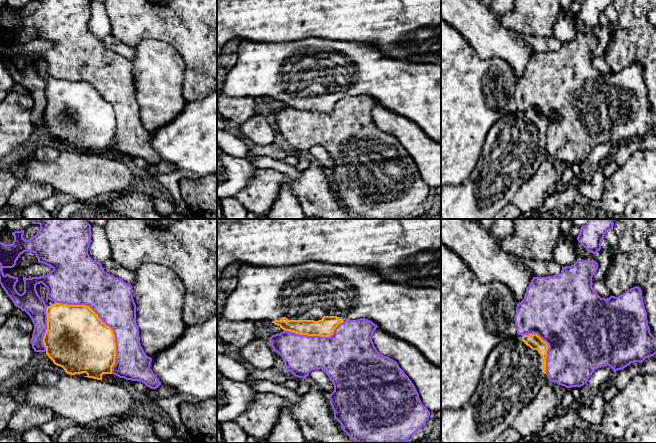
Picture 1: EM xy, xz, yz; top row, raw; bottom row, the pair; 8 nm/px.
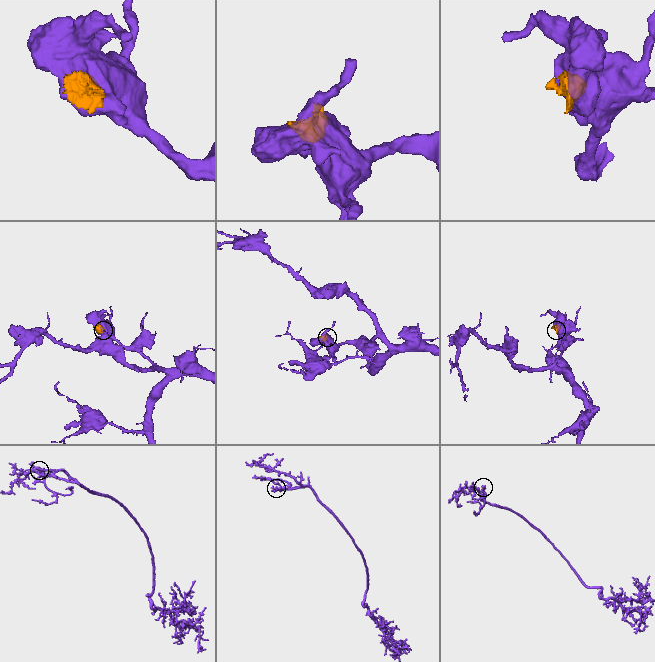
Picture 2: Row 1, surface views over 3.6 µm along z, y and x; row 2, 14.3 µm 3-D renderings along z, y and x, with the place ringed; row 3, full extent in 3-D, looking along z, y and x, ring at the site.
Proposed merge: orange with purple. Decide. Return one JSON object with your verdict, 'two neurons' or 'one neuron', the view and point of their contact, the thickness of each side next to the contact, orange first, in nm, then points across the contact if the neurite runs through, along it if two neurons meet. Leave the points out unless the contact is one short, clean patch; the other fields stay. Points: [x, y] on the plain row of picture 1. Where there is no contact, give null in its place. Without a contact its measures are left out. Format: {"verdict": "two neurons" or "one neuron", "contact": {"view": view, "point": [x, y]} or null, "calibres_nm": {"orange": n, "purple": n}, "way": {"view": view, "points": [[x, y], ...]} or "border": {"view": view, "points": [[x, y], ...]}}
{"verdict": "two neurons", "contact": {"view": "xy", "point": [104, 99]}, "calibres_nm": {"orange": 480, "purple": 340}}

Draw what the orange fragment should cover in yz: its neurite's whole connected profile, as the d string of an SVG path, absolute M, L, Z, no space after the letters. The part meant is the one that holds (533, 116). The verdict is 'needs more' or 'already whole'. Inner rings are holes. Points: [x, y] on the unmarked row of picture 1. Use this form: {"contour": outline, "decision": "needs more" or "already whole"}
{"contour": "M537 110L504 114L489 130L477 165L470 176L458 185L441 188L441 219L494 219L505 206L512 203L519 187L534 175L541 163L549 159L546 134L549 122Z", "decision": "needs more"}

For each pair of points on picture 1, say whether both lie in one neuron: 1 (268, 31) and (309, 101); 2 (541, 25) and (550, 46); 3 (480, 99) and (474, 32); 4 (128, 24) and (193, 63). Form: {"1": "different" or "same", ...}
{"1": "different", "2": "different", "3": "different", "4": "same"}

